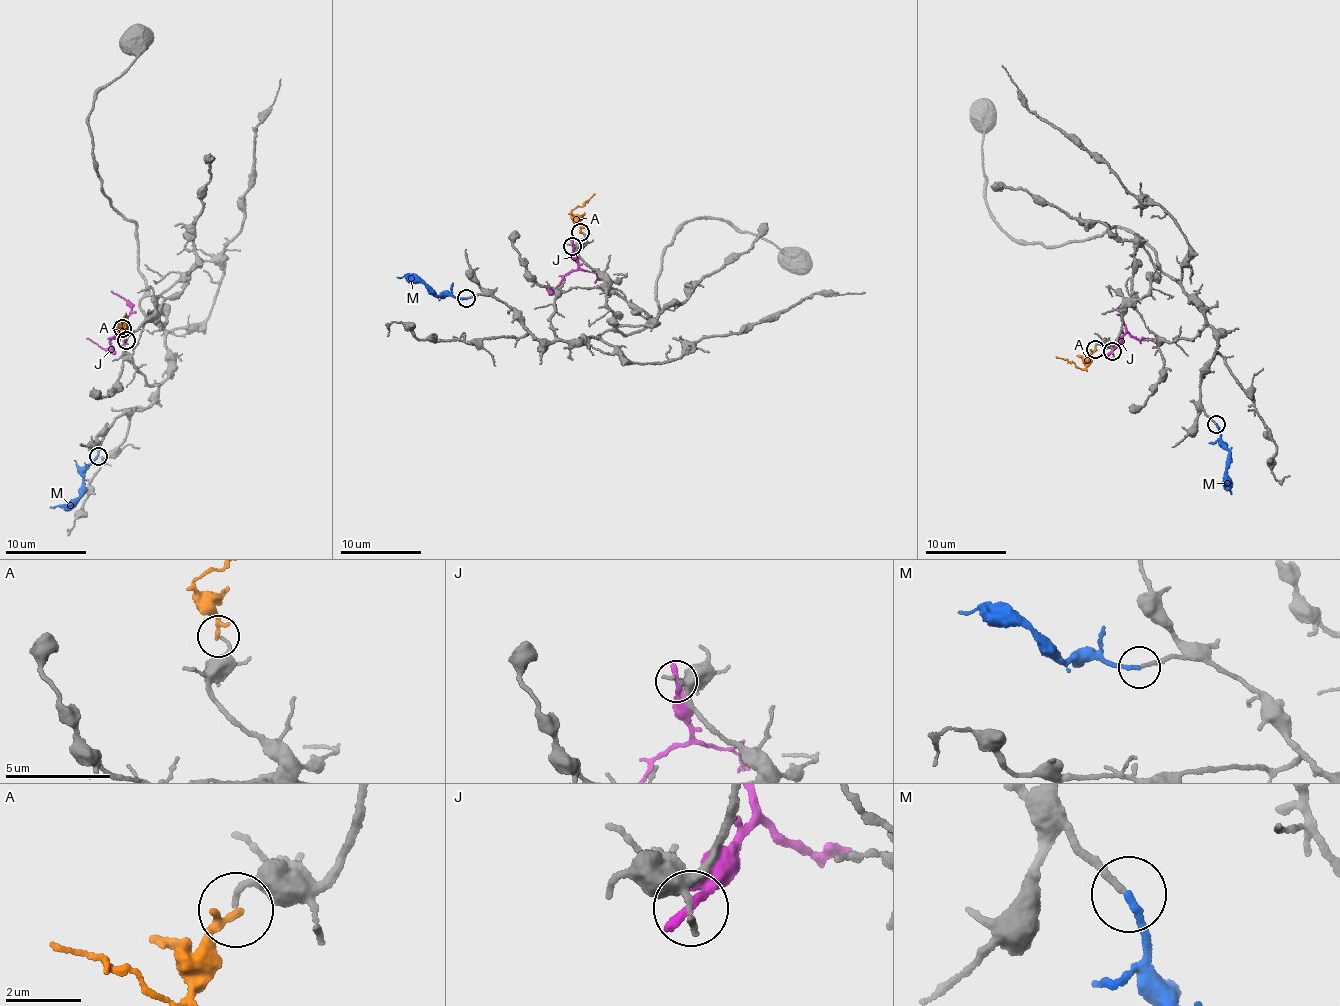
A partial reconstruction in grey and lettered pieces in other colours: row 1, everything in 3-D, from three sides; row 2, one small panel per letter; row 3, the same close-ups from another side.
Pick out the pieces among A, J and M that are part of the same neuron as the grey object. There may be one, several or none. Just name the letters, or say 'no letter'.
M

